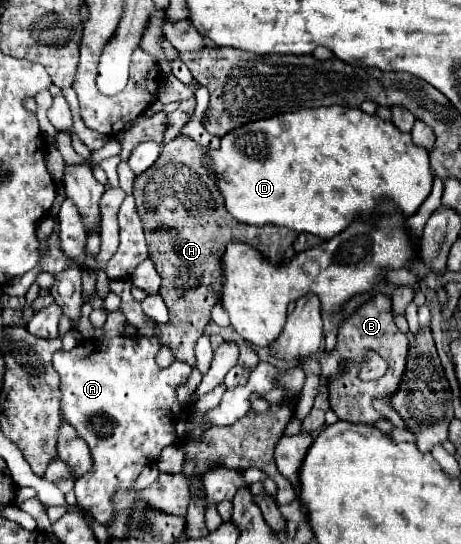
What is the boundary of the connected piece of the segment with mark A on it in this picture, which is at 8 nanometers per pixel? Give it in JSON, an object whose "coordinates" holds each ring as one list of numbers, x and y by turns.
{"coordinates":[[118,335,118,337,106,339,106,341,86,339,80,345,76,345,72,351,62,351,62,349,56,351,54,359,52,359,54,369,60,375,62,417,88,443,90,455,94,461,92,469,86,475,76,479,74,491,76,491,78,507,88,509,100,525,110,525,114,521,112,499,114,499,116,491,120,491,120,489,132,491,134,481,138,479,140,471,148,463,154,463,164,447,182,443,196,429,196,425,188,417,188,411,182,409,182,405,176,397,176,389,180,385,184,385,190,375,190,365,174,361,170,367,160,367,156,363,158,349,160,349,158,339,148,339,142,335,136,335,136,337]]}

